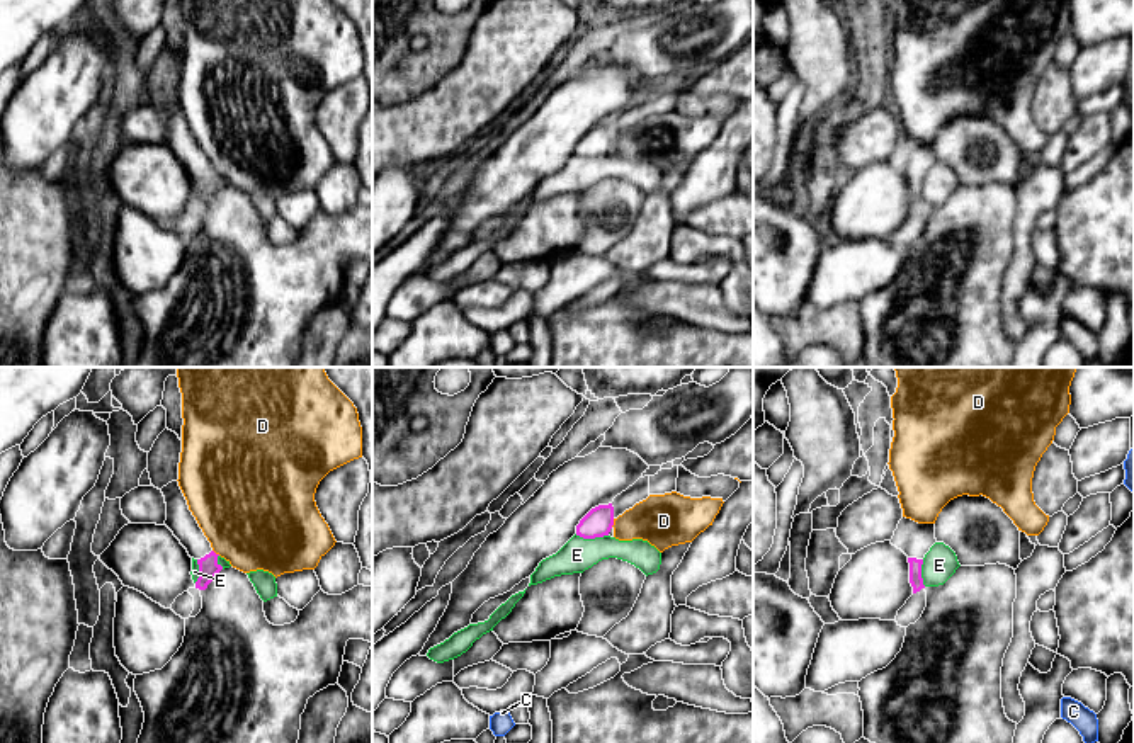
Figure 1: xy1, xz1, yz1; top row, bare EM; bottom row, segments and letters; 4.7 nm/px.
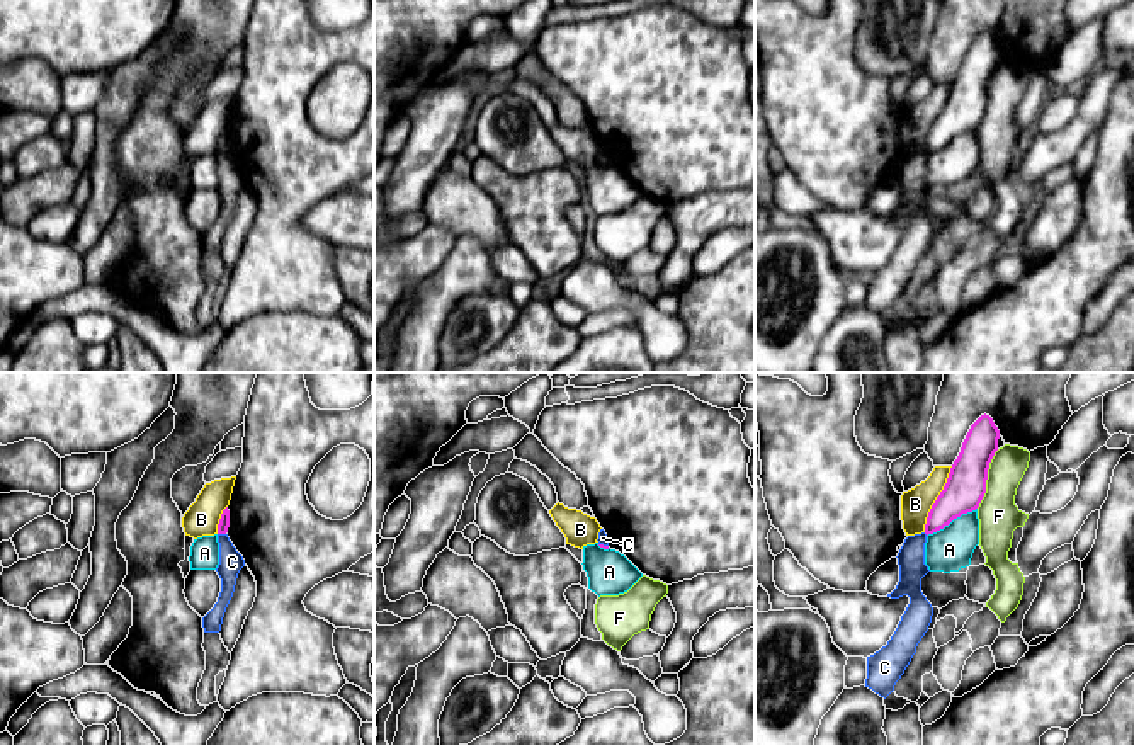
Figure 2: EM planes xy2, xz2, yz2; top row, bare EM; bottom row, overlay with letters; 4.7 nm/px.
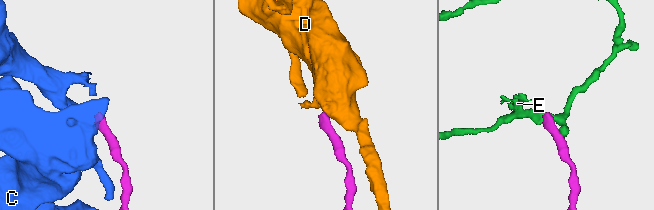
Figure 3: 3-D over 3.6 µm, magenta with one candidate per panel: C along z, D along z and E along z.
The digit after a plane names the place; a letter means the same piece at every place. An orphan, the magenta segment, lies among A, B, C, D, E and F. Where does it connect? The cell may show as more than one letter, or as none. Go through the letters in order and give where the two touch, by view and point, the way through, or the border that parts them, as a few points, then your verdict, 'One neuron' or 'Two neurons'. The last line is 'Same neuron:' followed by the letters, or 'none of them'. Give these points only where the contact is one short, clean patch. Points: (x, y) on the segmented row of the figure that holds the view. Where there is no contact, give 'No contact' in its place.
A: Touches magenta at yz2 (951, 521). Boundary: yz2 (976, 507), (927, 536). Two neurons
B: Touches magenta at yz2 (937, 499). Two neurons
C: Touches magenta at xy2 (221, 533). Boundary: xy2 (218, 533), (225, 534). Two neurons
D: Touches magenta at xz1 (612, 522). Two neurons
E: Touches magenta at xz1 (592, 538). Two neurons
F: Touches magenta at yz2 (986, 478). Two neurons
Same neuron: none of them

